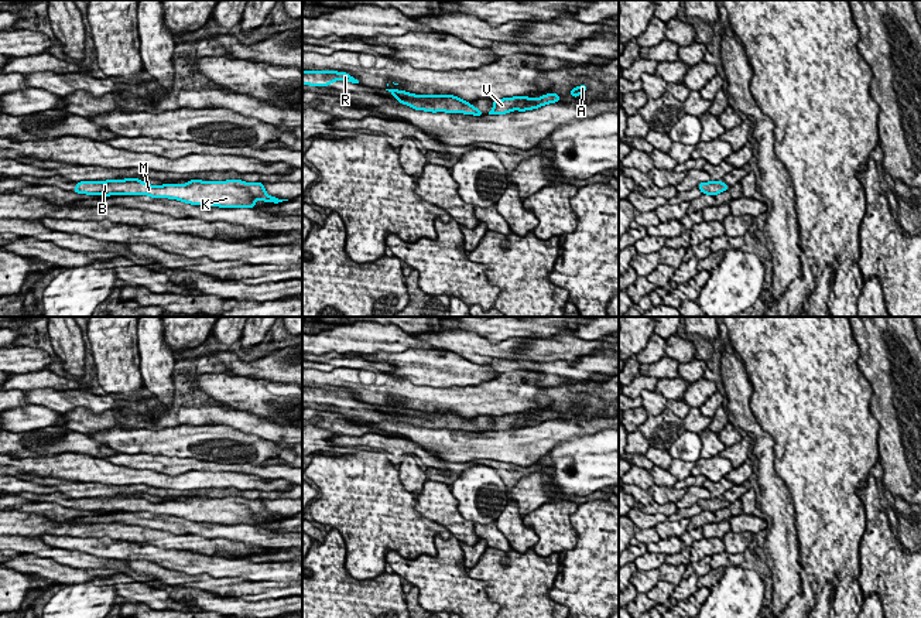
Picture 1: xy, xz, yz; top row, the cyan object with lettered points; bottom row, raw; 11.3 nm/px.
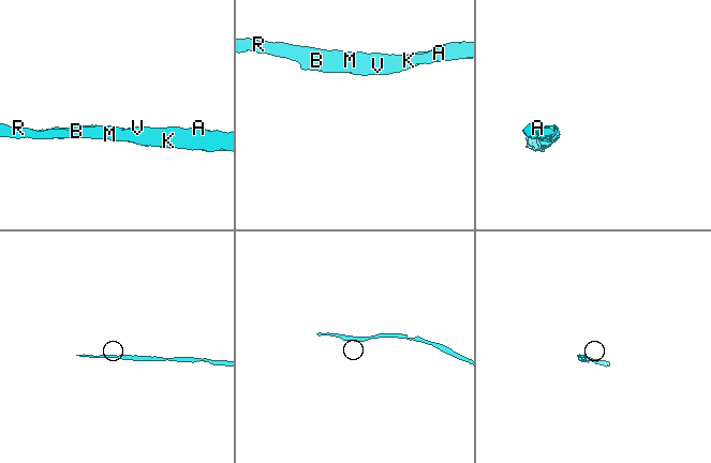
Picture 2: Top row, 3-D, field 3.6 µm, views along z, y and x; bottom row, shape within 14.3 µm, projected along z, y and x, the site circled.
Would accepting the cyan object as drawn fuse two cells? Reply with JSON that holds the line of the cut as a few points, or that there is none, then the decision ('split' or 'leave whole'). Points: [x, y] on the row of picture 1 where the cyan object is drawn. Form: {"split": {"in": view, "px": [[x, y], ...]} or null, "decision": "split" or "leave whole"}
{"split": null, "decision": "leave whole"}

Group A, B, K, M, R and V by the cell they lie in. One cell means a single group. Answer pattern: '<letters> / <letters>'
A B K M R V

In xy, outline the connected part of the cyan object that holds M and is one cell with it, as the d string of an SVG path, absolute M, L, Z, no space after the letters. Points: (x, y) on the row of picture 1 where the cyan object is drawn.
M138 178L112 181L79 181L76 194L88 195L148 195L151 198L178 199L191 205L209 205L220 208L253 208L256 201L280 204L288 199L270 197L263 182L244 182L242 180L201 181L191 180L186 184L150 185Z

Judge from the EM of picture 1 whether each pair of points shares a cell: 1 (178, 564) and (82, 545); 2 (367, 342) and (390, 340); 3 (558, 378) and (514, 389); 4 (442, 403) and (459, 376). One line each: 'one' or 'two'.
1: one
2: one
3: two
4: two

